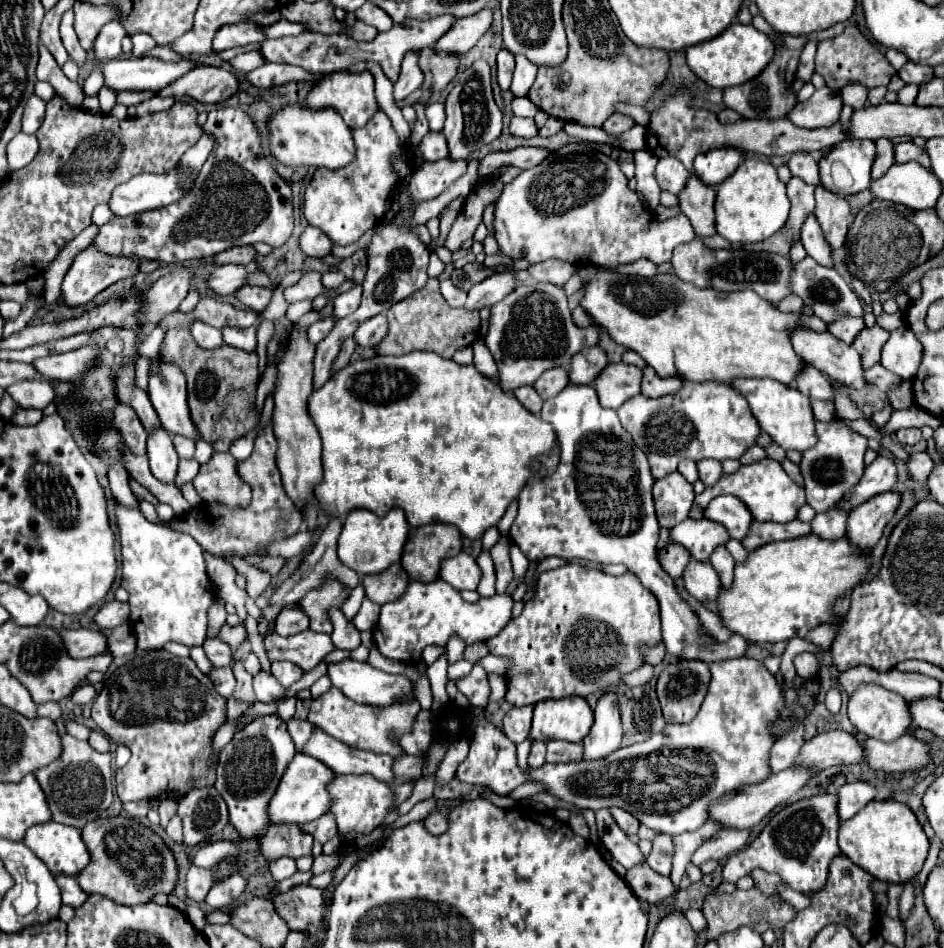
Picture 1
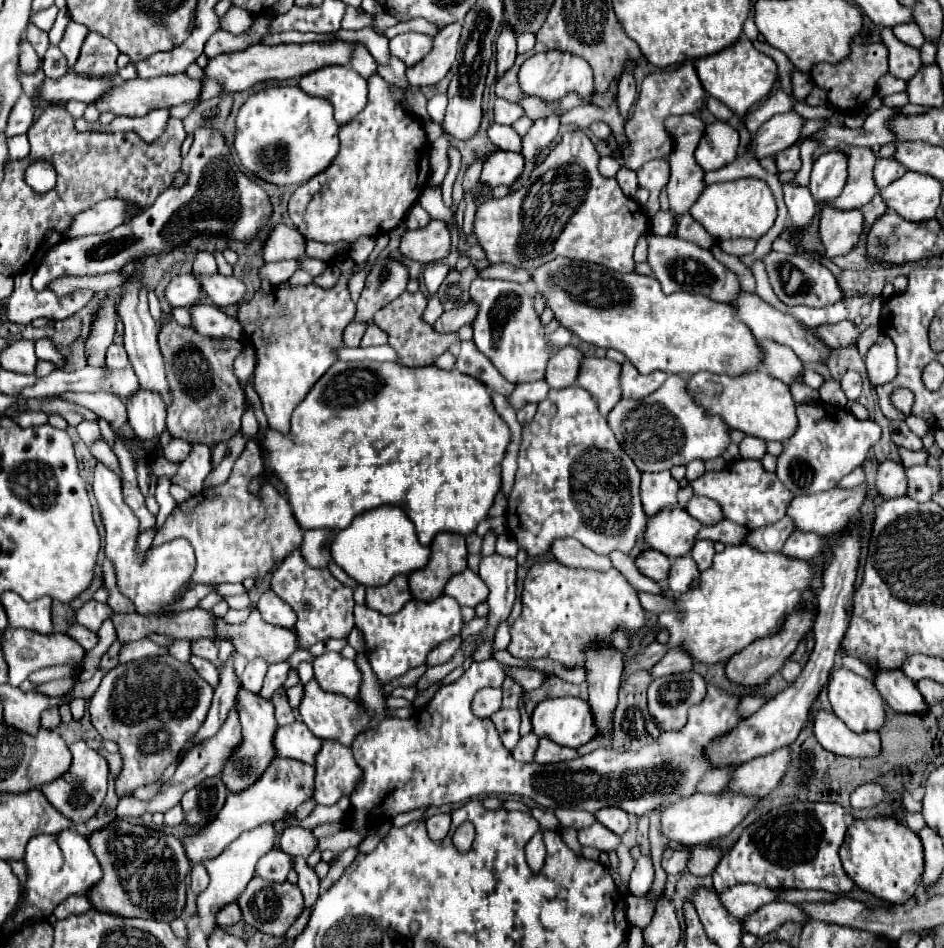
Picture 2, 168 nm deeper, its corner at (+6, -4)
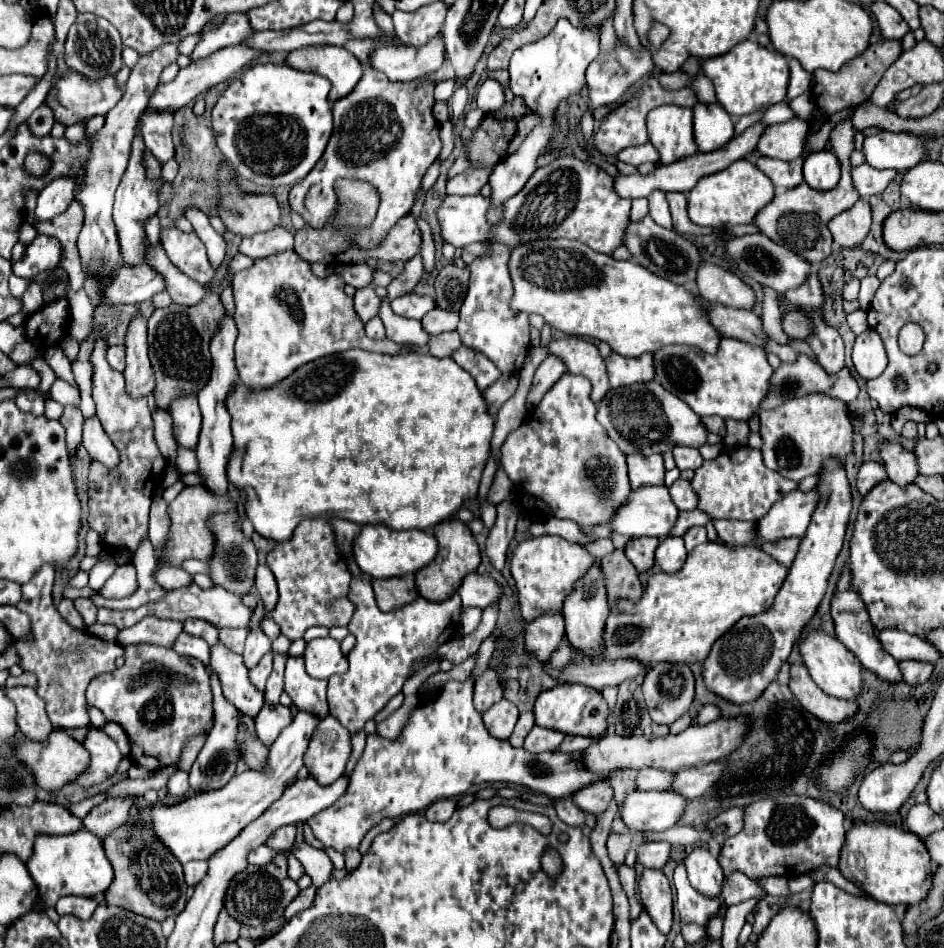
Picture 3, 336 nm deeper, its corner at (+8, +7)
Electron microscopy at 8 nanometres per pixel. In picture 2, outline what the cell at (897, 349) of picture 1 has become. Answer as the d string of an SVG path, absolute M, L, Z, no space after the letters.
M878 336L874 346L866 354L866 374L872 386L880 386L890 382L898 368L896 368L896 346L888 336Z

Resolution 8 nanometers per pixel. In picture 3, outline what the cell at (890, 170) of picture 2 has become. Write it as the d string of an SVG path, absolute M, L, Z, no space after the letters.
M868 163L852 169L852 179L856 183L860 197L872 197L882 193L896 175L898 171L894 169L876 169L876 167L870 167Z

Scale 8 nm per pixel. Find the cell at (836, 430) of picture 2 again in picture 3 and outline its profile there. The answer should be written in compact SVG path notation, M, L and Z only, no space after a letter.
M808 393L804 397L788 399L776 409L760 411L760 435L764 441L764 465L796 483L808 475L820 475L828 459L844 463L854 449L854 429L848 405L842 399L824 393Z

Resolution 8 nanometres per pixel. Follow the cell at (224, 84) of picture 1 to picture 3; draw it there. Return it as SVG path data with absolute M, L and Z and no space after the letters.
M70 71L56 81L56 85L52 87L52 91L46 97L46 103L52 107L56 121L72 125L72 123L76 123L76 119L108 113L120 99L122 99L122 89L114 75L106 75L98 81L92 81L92 79L86 79L84 75L78 75L76 71Z

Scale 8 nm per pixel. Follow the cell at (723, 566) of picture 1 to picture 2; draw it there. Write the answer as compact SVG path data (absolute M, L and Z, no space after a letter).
M696 540L694 550L690 552L690 556L694 558L698 570L710 568L712 558L714 558L714 542L710 542L710 540Z

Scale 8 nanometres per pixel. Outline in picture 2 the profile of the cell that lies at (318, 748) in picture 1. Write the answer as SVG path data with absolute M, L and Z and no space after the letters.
M292 722L290 726L278 726L274 732L274 750L276 756L314 764L320 750L320 738L314 736L304 722Z

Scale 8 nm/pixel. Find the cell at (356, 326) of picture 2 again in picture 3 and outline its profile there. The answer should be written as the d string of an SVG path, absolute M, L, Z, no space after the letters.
M374 287L358 289L354 295L354 309L362 323L368 323L372 317L376 317L380 313L380 303L382 303L382 299L376 295Z

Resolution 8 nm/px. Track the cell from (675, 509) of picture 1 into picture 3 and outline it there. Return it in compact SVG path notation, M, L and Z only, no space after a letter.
M628 455L628 477L632 489L640 489L642 485L664 485L664 461L662 455Z

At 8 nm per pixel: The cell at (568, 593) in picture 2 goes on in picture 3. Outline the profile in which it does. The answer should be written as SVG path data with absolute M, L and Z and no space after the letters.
M556 535L529 537L519 542L510 561L510 571L516 581L518 603L524 621L532 623L544 615L544 611L550 611L550 615L562 613L566 597L572 593L576 581L580 581L592 565L598 565L598 561L584 547L568 543Z

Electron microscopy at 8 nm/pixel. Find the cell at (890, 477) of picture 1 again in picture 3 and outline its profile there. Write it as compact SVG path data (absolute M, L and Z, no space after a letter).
M790 491L780 499L764 519L758 521L758 537L762 543L782 539L782 537L804 537L812 513L820 503L820 493L810 491Z

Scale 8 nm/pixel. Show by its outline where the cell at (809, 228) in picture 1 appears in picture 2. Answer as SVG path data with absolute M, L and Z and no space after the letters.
M784 182L782 192L784 192L784 202L788 206L788 216L794 224L794 228L800 230L802 226L808 226L812 222L812 216L816 210L816 202L810 196L810 190L804 186L798 186L794 182Z

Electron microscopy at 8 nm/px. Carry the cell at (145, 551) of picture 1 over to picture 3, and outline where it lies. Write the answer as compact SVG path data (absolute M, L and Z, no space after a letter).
M96 417L84 421L82 443L84 443L86 451L90 453L90 457L92 457L94 461L102 463L102 465L108 467L108 469L118 467L118 463L120 463L118 451L116 451L116 447L112 445L110 437L104 435L104 429L102 429L102 425L100 425L100 421L98 421Z

